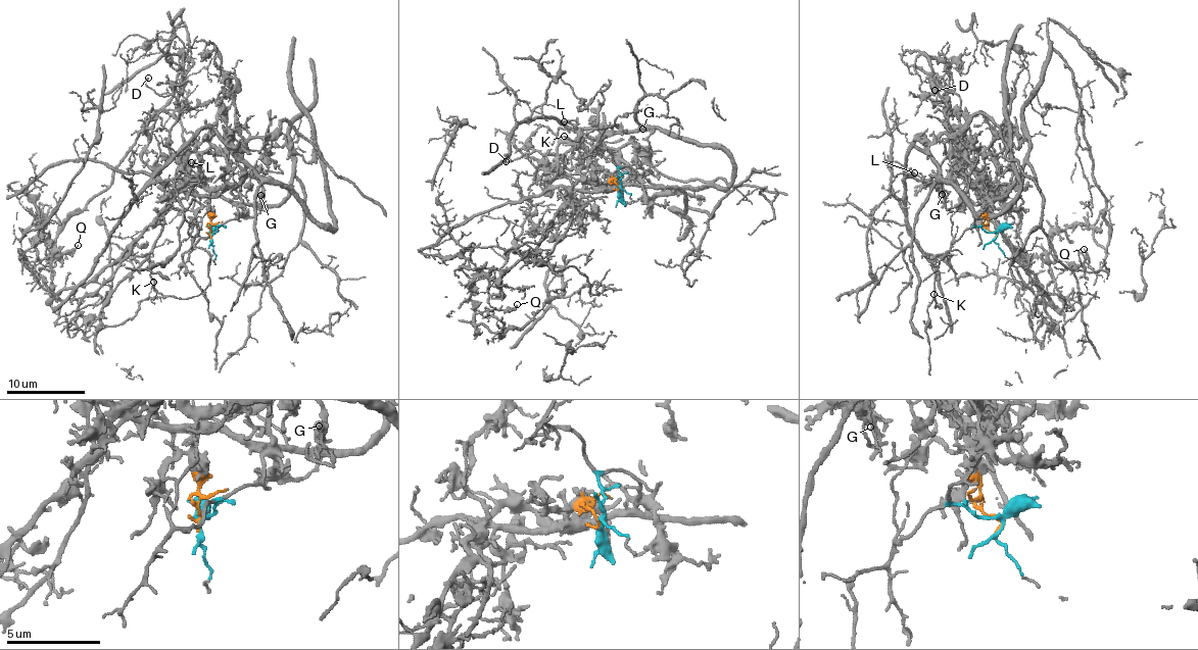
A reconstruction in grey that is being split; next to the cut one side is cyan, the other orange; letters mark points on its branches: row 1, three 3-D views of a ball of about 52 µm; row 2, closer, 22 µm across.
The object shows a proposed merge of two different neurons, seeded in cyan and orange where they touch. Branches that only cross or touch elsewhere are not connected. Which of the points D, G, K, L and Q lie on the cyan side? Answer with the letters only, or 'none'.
K

